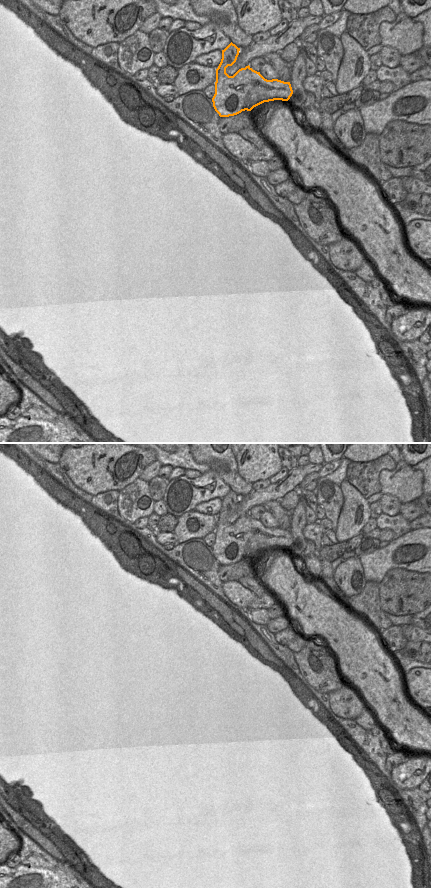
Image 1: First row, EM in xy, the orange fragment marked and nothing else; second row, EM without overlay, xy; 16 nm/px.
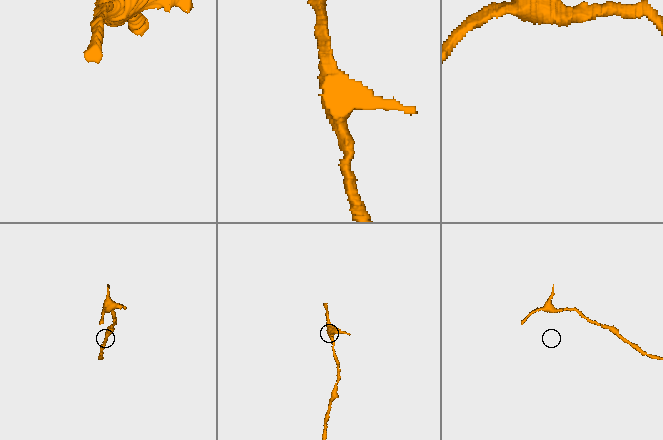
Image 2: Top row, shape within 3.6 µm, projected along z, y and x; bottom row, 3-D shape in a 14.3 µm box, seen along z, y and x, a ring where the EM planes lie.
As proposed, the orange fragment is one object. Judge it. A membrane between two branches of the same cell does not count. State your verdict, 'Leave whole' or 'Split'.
Split

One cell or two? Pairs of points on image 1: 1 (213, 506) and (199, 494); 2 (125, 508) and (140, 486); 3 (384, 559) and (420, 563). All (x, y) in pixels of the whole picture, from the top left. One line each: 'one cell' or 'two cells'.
1: two cells
2: one cell
3: one cell

